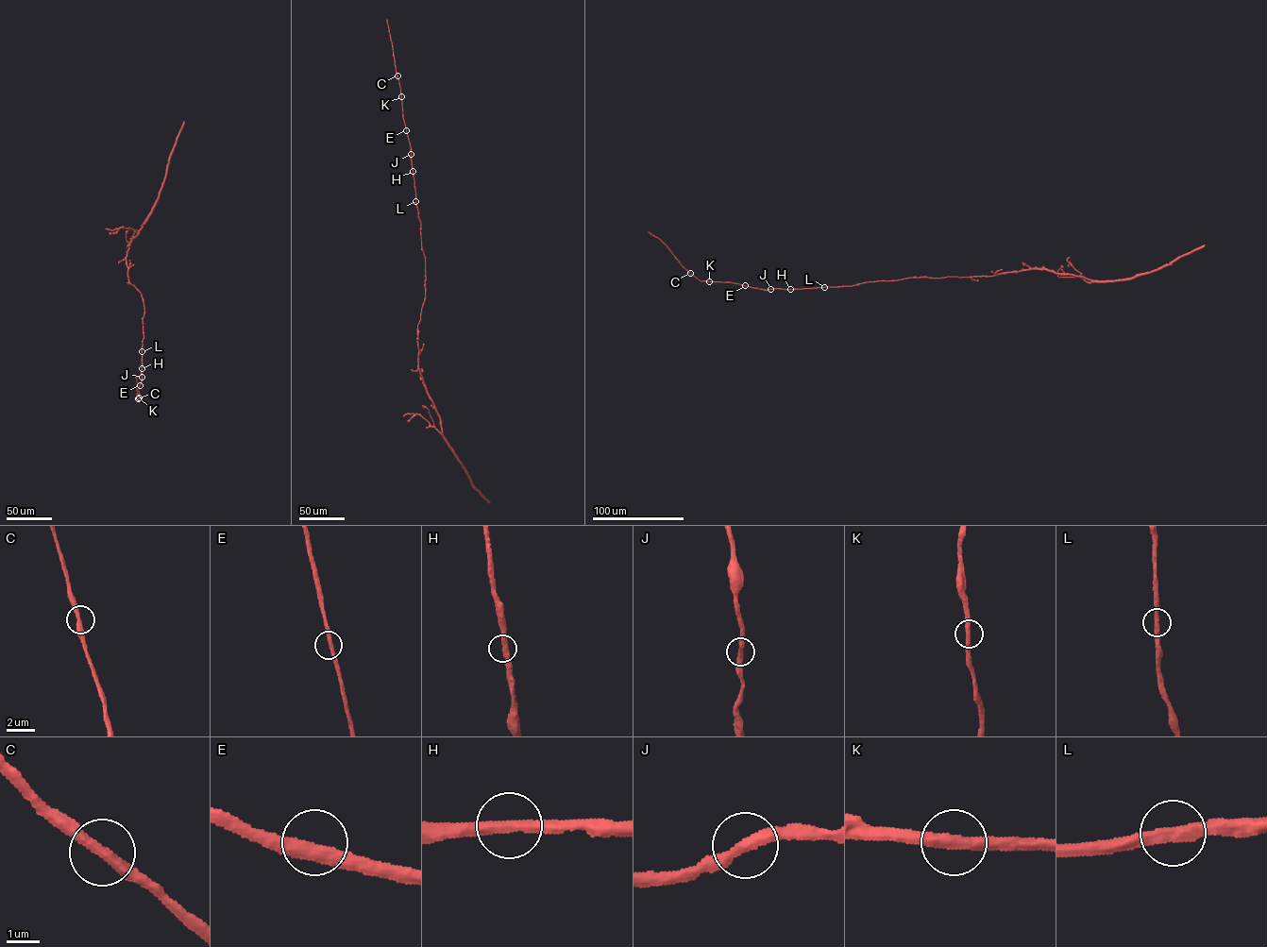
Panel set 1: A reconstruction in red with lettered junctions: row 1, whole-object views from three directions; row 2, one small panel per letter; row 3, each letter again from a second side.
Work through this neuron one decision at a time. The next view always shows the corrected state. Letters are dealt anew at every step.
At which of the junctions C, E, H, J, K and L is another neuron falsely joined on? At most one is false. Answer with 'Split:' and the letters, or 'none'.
Split: none

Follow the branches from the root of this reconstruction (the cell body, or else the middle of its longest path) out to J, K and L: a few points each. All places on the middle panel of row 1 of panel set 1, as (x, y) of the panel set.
J: (425, 292), (425, 257), (411, 154)
K: (425, 292), (425, 257), (401, 96)
L: (425, 292), (425, 257), (415, 201)

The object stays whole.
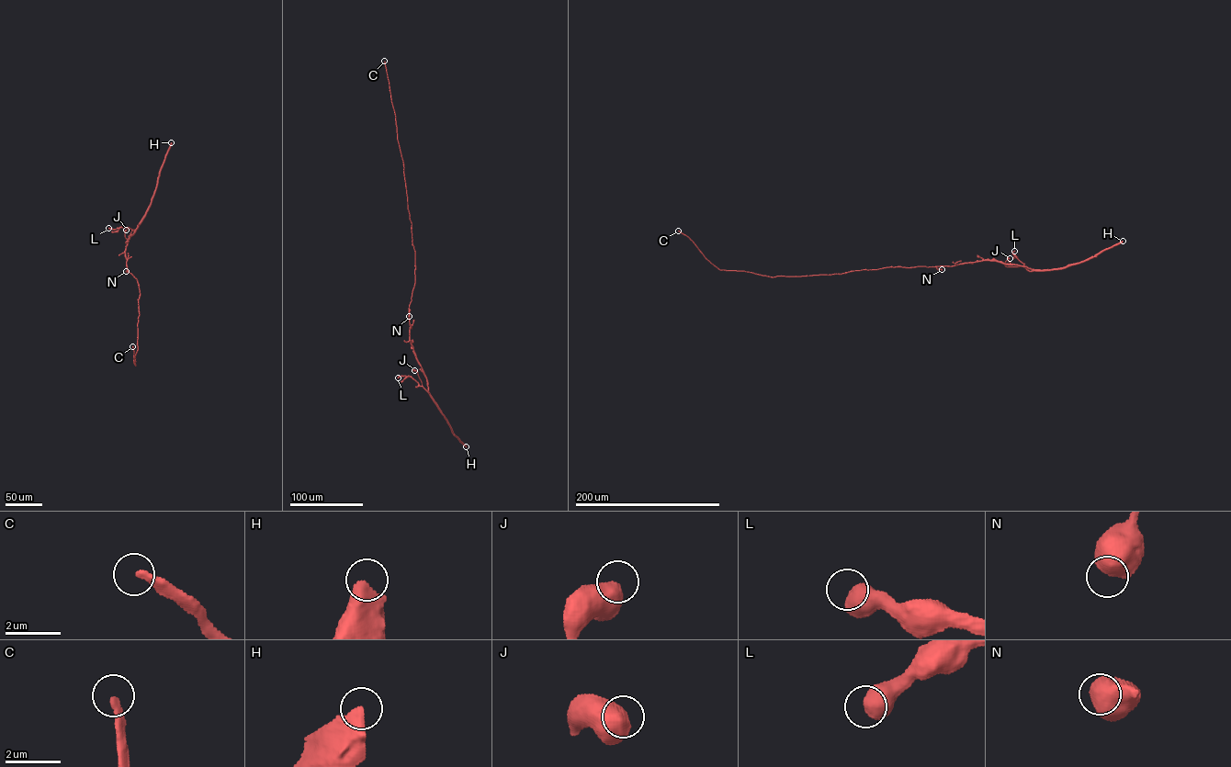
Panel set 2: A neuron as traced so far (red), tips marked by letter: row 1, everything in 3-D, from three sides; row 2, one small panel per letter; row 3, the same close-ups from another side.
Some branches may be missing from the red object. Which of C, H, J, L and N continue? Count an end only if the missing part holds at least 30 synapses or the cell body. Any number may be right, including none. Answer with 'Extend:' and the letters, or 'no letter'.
Extend: C

